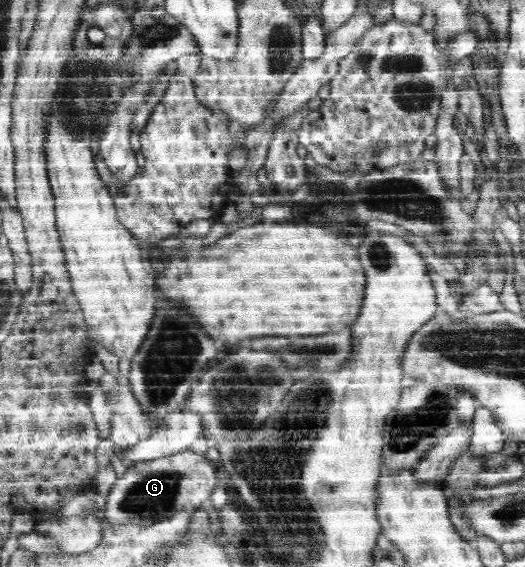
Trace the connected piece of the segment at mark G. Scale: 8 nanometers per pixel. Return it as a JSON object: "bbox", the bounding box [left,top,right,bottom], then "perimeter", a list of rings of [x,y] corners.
{"bbox":[105,450,217,526],"perimeter":[[[184,450],[155,460],[134,462],[108,493],[105,524],[152,526],[177,512],[205,511],[212,515],[211,496],[217,485],[215,466],[205,455]]]}

